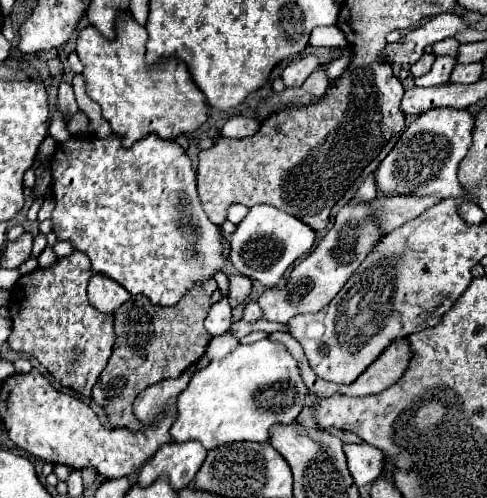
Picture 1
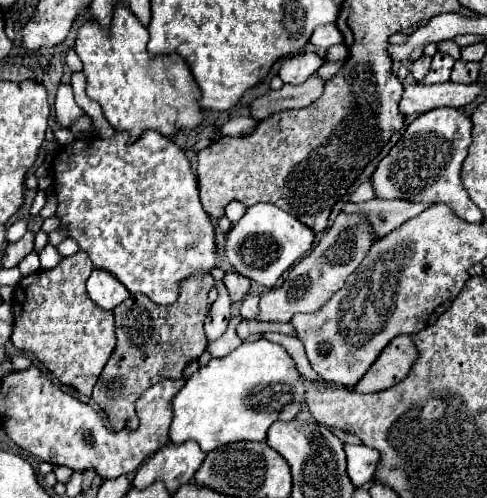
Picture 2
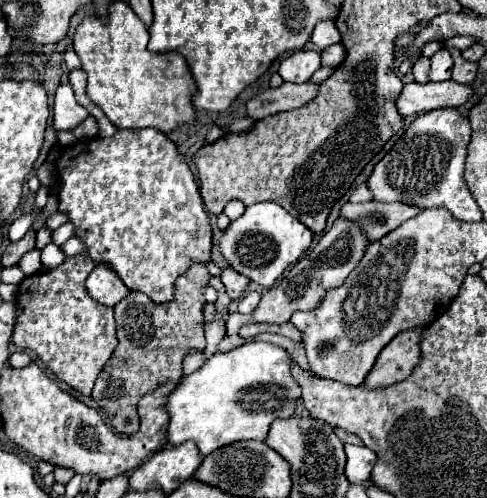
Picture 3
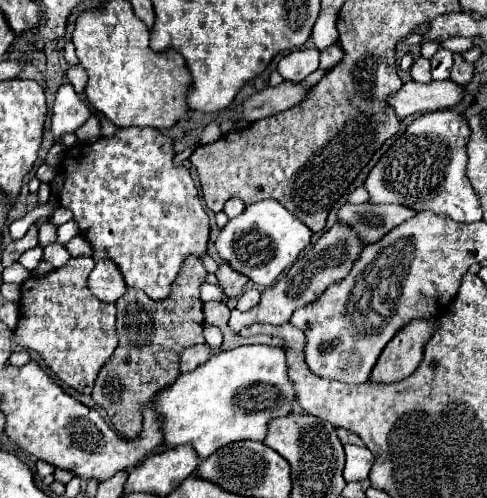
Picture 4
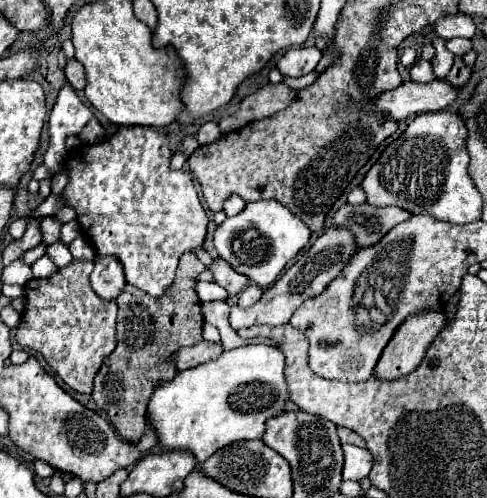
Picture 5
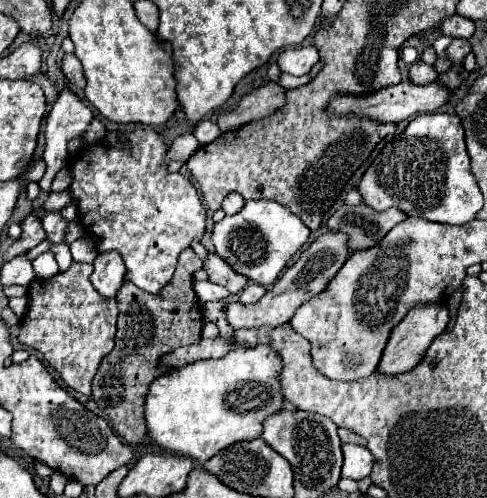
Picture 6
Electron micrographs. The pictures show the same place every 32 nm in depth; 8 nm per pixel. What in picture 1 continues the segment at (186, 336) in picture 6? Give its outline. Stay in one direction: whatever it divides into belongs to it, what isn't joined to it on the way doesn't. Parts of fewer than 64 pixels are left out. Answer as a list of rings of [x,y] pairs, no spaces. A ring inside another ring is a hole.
[[[208,278],[204,284],[188,288],[176,306],[160,308],[154,306],[146,296],[130,296],[114,312],[114,330],[116,344],[108,360],[108,366],[102,370],[100,380],[92,390],[92,400],[104,408],[112,428],[130,428],[138,430],[140,422],[132,412],[136,396],[148,386],[180,376],[188,366],[196,364],[206,352],[210,342],[204,330],[204,318],[210,310],[210,294],[218,288],[214,278]]]

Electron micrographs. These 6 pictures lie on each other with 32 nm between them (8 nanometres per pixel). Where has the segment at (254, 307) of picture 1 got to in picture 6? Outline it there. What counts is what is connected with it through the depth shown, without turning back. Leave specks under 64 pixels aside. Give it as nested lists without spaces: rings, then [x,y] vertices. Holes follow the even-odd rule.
[[[248,284],[248,286],[242,290],[240,300],[242,300],[244,304],[254,304],[256,300],[260,300],[260,298],[264,296],[264,292],[266,292],[264,286],[260,286],[260,284]]]

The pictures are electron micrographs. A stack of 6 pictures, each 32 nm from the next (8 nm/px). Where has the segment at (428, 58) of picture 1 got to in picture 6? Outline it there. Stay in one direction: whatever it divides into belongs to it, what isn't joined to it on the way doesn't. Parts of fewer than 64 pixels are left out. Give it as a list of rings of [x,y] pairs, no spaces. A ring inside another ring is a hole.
[[[416,60],[416,62],[410,66],[410,82],[412,82],[412,84],[424,86],[424,84],[434,82],[436,78],[438,78],[438,72],[434,70],[434,66],[424,64],[422,60]]]

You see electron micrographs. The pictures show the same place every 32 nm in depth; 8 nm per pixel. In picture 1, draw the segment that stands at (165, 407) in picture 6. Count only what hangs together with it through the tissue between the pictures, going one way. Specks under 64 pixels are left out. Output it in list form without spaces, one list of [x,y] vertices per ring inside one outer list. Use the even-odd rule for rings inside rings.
[[[268,338],[258,340],[254,344],[240,344],[222,360],[212,360],[206,368],[192,374],[192,380],[184,392],[176,398],[176,420],[170,428],[170,436],[174,442],[198,440],[206,450],[214,450],[216,446],[250,440],[250,442],[268,442],[268,430],[272,424],[290,424],[300,414],[306,404],[308,388],[304,386],[296,360],[288,354],[288,350],[272,342]]]

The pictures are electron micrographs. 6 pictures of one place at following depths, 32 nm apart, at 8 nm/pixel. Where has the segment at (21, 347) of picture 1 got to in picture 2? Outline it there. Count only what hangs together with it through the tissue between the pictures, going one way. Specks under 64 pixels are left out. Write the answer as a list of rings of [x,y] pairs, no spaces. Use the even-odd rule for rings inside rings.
[[[76,252],[74,256],[64,258],[56,268],[38,270],[30,276],[24,276],[14,290],[14,332],[12,344],[18,350],[30,350],[38,356],[38,360],[66,386],[72,386],[84,396],[92,394],[92,386],[96,384],[102,368],[106,366],[112,350],[116,348],[114,336],[114,316],[112,312],[92,304],[86,294],[86,280],[92,274],[92,260],[88,260],[86,252]]]

